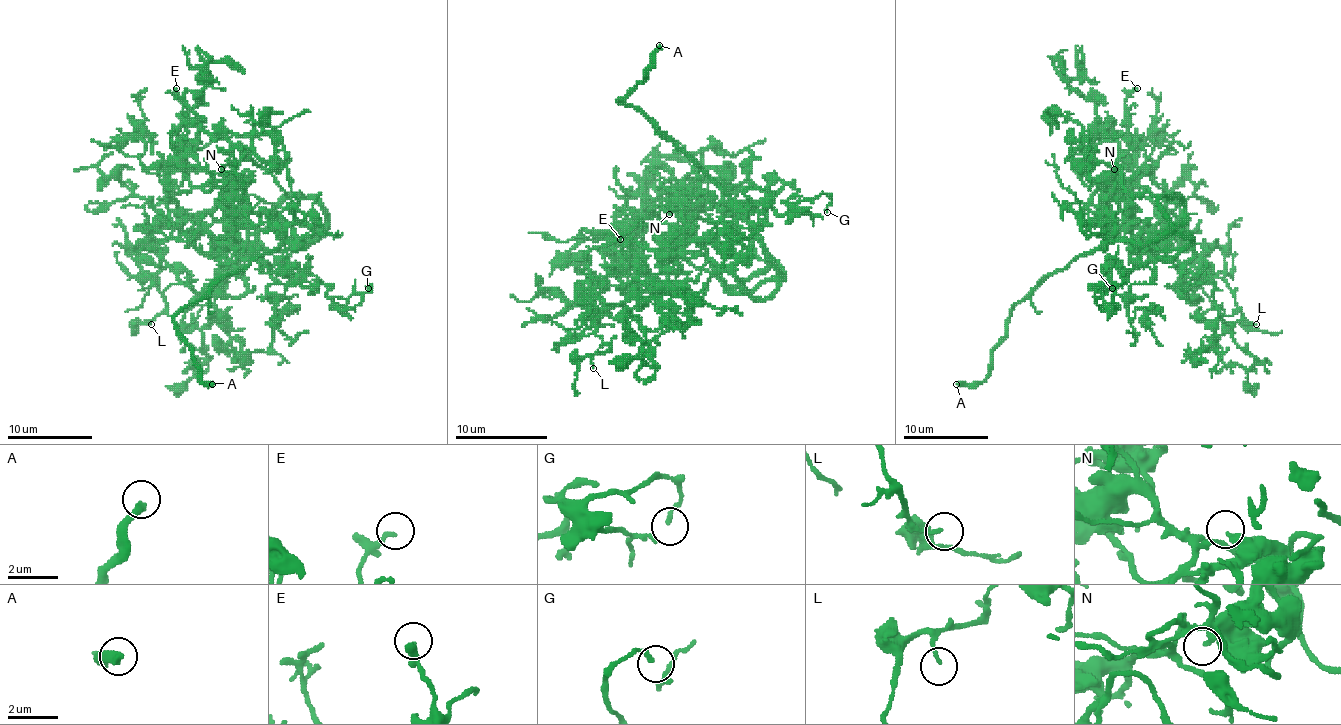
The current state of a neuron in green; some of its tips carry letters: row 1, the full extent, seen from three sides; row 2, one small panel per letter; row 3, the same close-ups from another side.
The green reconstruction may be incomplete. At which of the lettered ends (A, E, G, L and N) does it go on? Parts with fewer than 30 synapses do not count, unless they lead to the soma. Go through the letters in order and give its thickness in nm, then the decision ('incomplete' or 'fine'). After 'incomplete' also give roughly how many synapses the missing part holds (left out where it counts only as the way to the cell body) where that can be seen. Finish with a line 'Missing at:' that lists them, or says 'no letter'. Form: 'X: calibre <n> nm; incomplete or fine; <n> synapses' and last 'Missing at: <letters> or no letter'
A: calibre 360 nm; fine
E: calibre 240 nm; fine
G: calibre 90 nm; fine
L: calibre 100 nm; fine
N: calibre 340 nm; fine
Missing at: no letter

